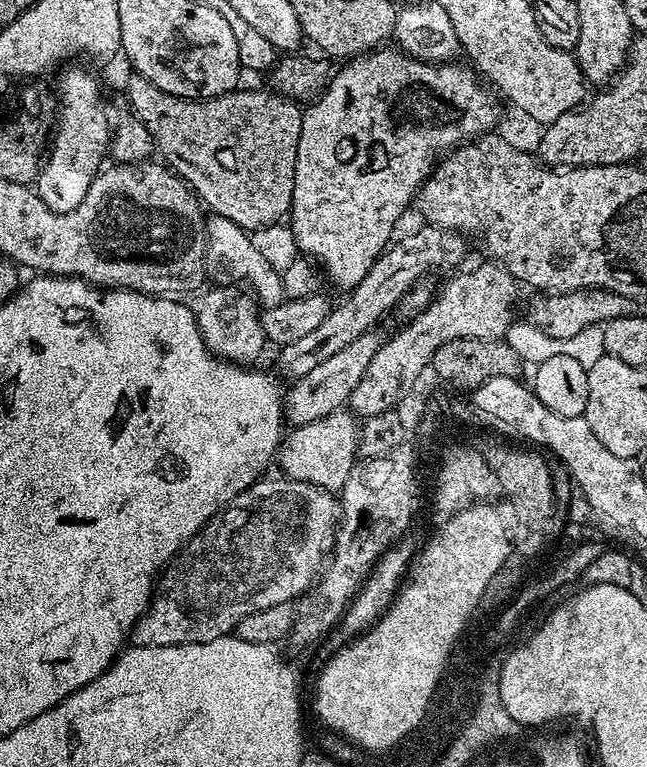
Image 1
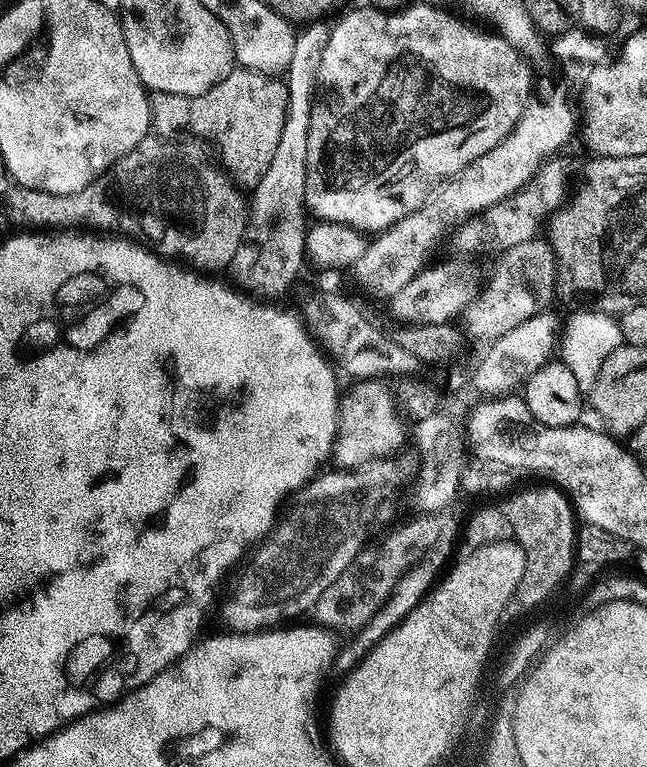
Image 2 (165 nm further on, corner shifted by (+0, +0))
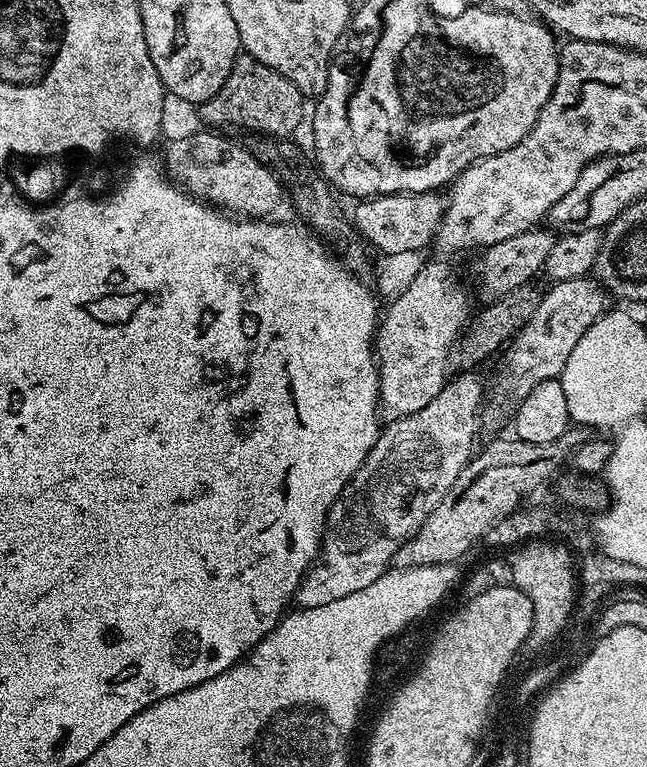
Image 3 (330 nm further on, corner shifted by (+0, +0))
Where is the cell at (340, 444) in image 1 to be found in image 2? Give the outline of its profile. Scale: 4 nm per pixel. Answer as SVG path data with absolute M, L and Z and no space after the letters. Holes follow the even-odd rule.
M380 378L357 379L353 388L343 393L340 398L340 431L336 434L334 445L334 460L341 469L347 470L362 466L362 462L380 460L384 456L392 456L404 444L404 424L400 421L397 397L387 388L385 381Z

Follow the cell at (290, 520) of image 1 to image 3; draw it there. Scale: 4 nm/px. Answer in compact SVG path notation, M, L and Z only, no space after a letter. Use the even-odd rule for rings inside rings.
M472 370L461 373L457 380L449 379L434 398L434 402L422 406L418 414L391 421L381 431L370 454L360 463L360 469L330 506L326 527L318 545L318 559L305 572L304 581L300 583L294 597L300 608L326 606L338 598L346 598L346 594L366 590L370 582L389 571L390 565L395 561L396 551L418 534L422 522L430 518L434 506L438 506L438 502L446 498L450 486L454 486L454 482L474 455L477 447L476 431L480 428L480 412L482 416L482 405L486 400L486 384L475 376L477 373Z

